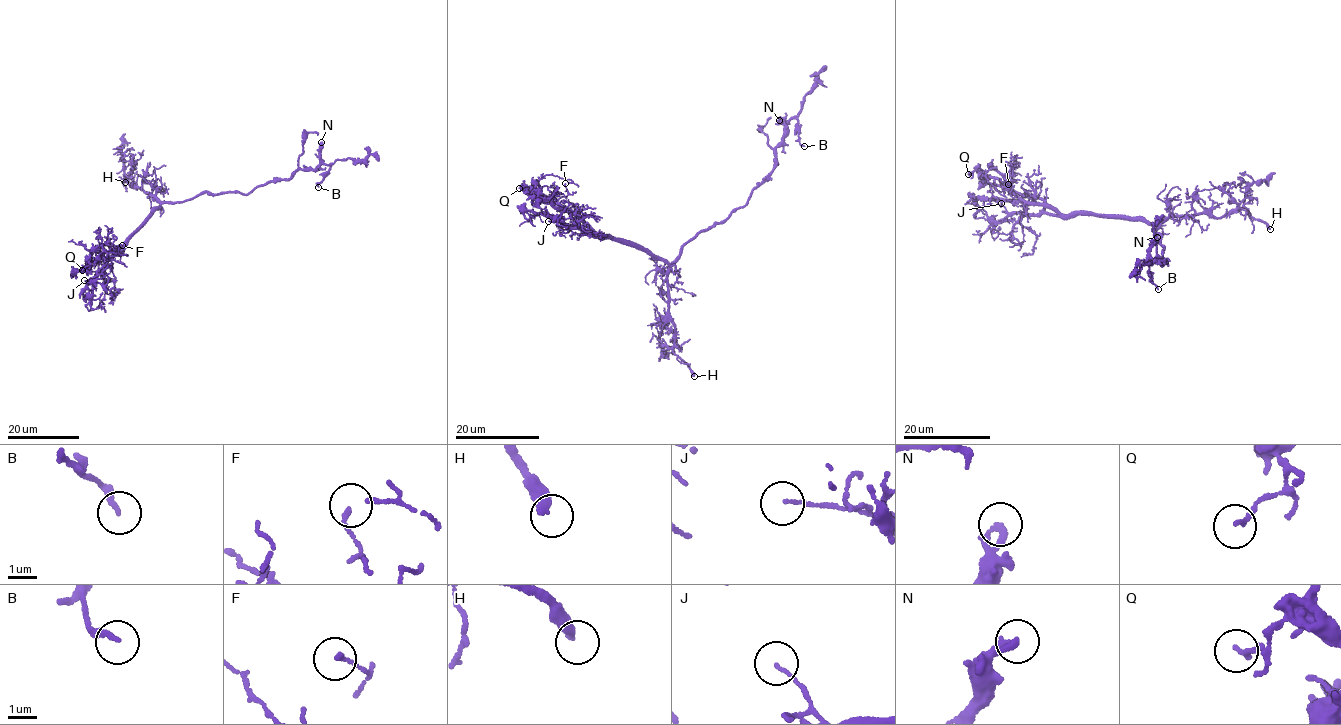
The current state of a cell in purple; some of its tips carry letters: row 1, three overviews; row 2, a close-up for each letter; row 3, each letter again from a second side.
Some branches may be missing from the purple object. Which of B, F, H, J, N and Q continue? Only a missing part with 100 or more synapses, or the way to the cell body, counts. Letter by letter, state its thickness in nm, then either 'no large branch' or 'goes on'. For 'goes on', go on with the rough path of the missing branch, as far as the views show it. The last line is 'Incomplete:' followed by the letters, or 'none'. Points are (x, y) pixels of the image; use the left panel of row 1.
B: 200 nm thick; no large branch
F: 150 nm thick; no large branch
H: 360 nm thick; goes on; missing branch runs (125, 182), (127, 188), (134, 189), (137, 186), (133, 177), (122, 168), (107, 165), (79, 176), (66, 176)
J: 80 nm thick; no large branch
N: 240 nm thick; no large branch
Q: 150 nm thick; no large branch
Incomplete: H

